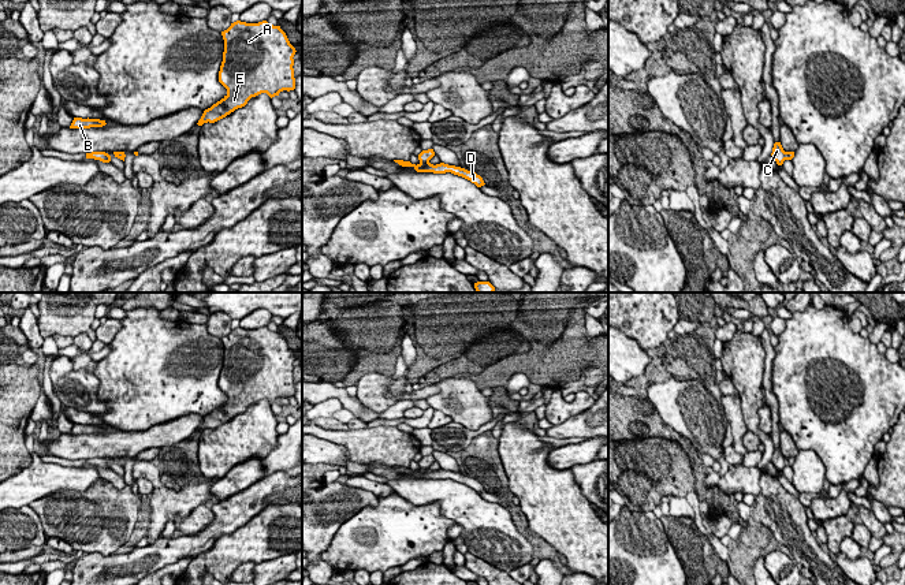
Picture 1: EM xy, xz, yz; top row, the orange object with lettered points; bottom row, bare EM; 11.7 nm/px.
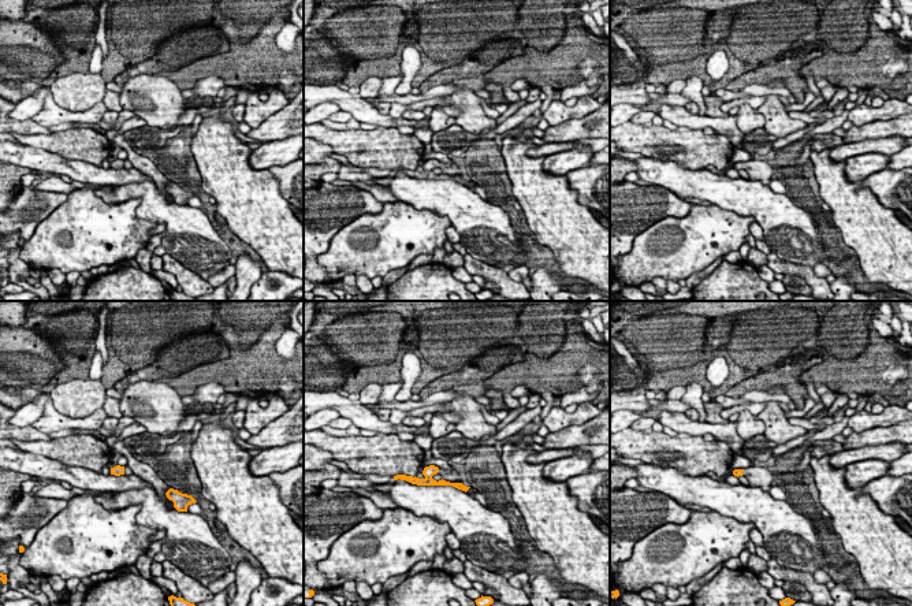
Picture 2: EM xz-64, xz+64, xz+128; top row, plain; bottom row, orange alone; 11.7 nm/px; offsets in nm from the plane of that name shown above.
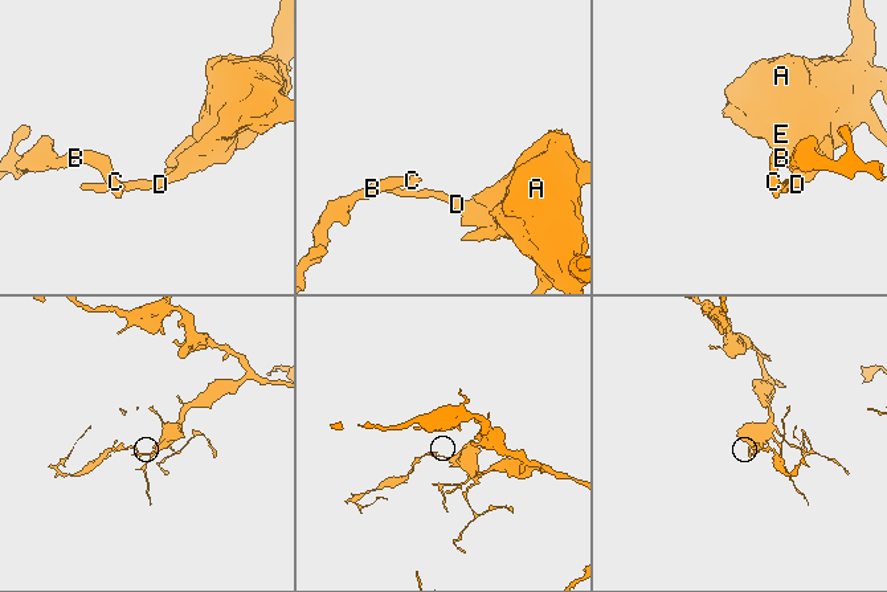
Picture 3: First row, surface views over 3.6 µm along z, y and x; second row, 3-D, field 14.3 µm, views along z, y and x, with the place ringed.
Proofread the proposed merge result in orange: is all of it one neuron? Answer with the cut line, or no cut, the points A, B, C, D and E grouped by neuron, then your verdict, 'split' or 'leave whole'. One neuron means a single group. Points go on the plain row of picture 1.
cut in xz along (420, 468), (428, 469); A D E / B C; split

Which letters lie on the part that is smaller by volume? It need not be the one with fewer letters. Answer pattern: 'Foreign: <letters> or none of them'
Foreign: B, C

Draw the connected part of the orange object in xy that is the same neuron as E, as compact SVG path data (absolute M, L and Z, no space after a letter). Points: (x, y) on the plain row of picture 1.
M237 327L221 342L224 358L219 388L227 400L204 417L198 432L226 424L261 399L272 405L283 396L295 395L293 364L297 357L280 332L267 327Z

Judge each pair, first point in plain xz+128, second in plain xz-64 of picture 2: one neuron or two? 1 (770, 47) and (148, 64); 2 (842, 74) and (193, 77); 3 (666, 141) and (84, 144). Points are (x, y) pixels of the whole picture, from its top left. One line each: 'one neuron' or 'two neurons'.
1: two neurons
2: one neuron
3: one neuron

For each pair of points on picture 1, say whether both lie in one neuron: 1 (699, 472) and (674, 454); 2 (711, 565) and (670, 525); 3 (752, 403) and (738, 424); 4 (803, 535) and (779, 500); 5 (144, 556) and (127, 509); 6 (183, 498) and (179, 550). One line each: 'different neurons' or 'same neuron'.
1: different neurons
2: same neuron
3: different neurons
4: same neuron
5: different neurons
6: different neurons

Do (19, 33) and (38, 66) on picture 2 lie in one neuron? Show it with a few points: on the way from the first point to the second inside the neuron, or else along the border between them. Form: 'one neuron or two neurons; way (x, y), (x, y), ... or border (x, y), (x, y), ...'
one neuron; way (19, 41), (19, 45), (32, 58)

